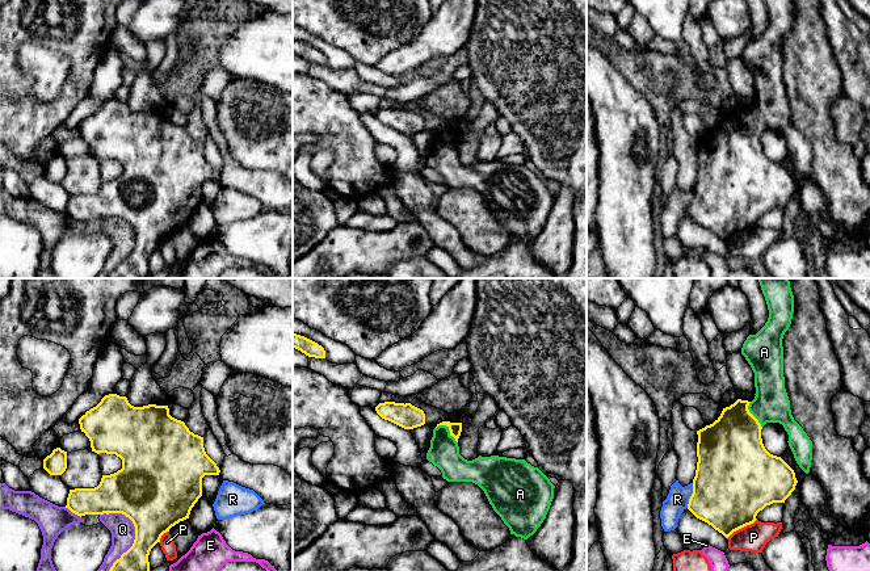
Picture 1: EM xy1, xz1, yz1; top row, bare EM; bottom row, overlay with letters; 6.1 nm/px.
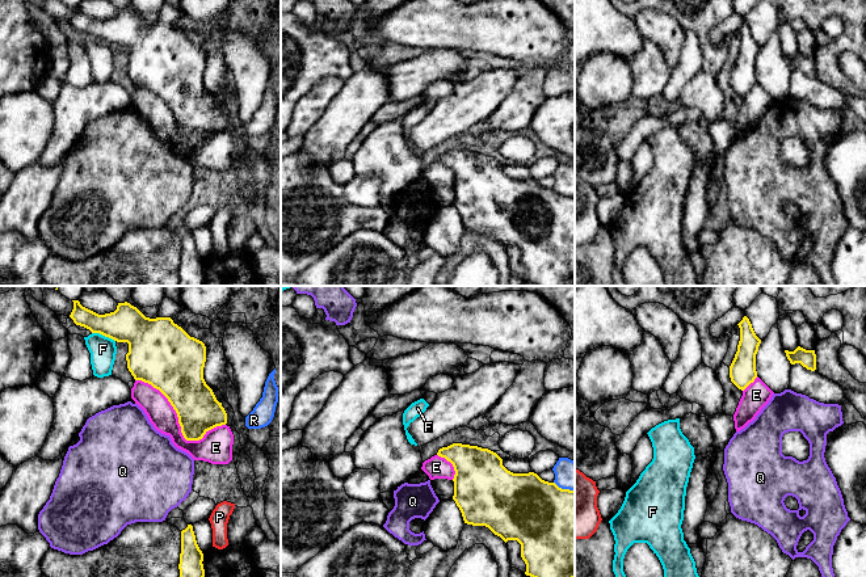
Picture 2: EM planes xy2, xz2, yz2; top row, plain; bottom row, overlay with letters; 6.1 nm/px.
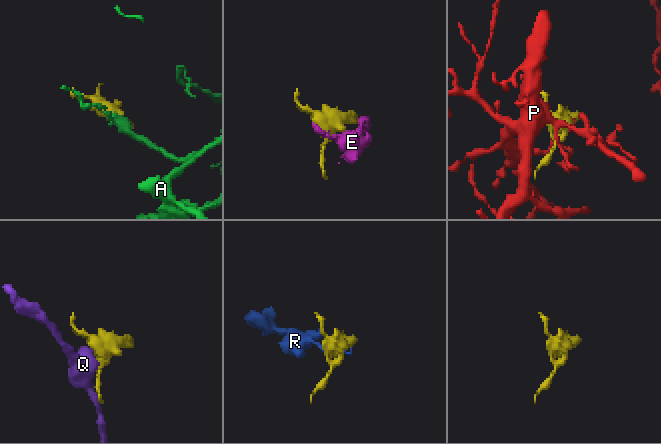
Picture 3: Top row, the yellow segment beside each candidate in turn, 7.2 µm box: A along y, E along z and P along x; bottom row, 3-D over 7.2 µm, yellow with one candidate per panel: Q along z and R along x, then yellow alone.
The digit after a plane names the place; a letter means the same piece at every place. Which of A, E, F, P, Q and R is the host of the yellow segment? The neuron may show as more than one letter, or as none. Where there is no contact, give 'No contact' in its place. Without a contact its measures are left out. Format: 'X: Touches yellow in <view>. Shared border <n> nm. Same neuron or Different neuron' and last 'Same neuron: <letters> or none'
A: Touches yellow in xz1. Shared border 170 nm. Same neuron
E: Touches yellow in xy2. Shared border 600 nm. Different neuron
F: Touches yellow in xy2. Shared border 160 nm. Different neuron
P: Touches yellow in yz1. Shared border 220 nm. Different neuron
Q: Touches yellow in xy1. Shared border 360 nm. Different neuron
R: Touches yellow in yz1. Shared border 160 nm. Different neuron
Same neuron: A

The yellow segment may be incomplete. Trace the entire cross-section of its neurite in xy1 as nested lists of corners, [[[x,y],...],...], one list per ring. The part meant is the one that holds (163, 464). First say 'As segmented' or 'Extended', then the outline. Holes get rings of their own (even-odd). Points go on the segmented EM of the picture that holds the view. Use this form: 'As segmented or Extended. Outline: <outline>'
As segmented. Outline: [[[117,394],[105,395],[101,402],[79,419],[80,429],[91,441],[92,452],[115,454],[122,459],[122,469],[110,475],[102,475],[94,488],[70,490],[67,505],[77,516],[122,513],[135,526],[133,546],[117,559],[109,571],[150,571],[148,555],[151,549],[160,542],[164,533],[172,526],[189,518],[190,511],[202,496],[202,478],[219,475],[217,463],[206,454],[203,437],[189,431],[184,421],[169,415],[168,406],[148,404],[134,407],[126,396]]]

